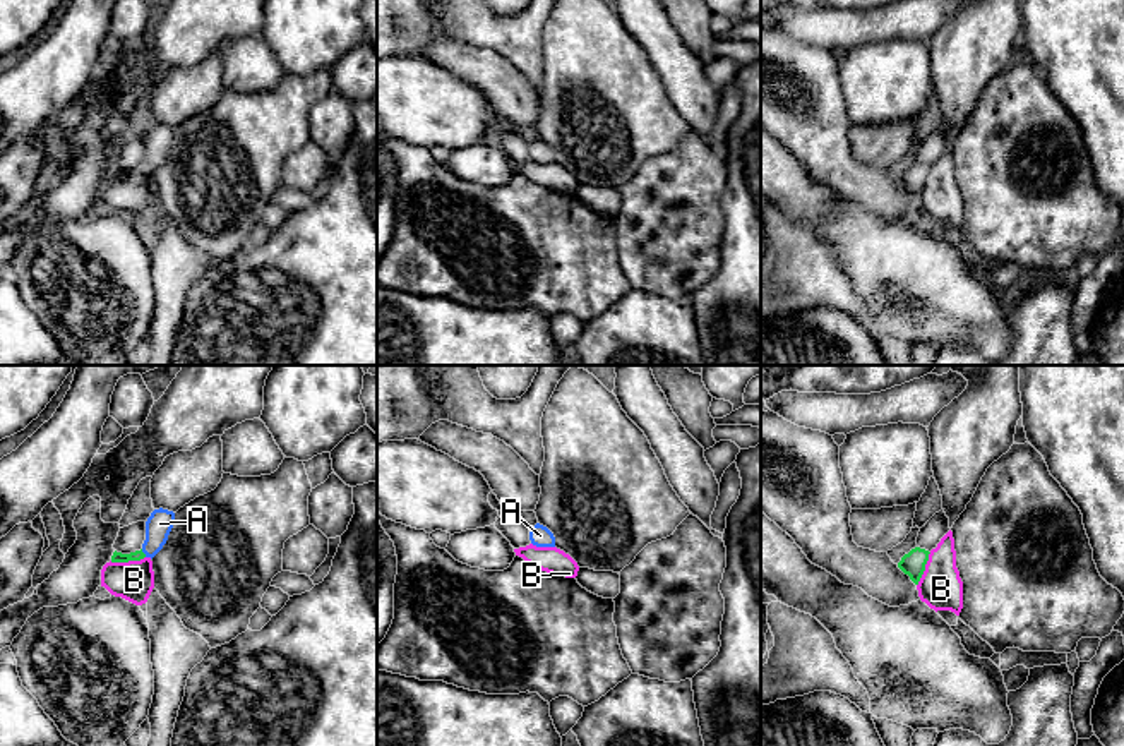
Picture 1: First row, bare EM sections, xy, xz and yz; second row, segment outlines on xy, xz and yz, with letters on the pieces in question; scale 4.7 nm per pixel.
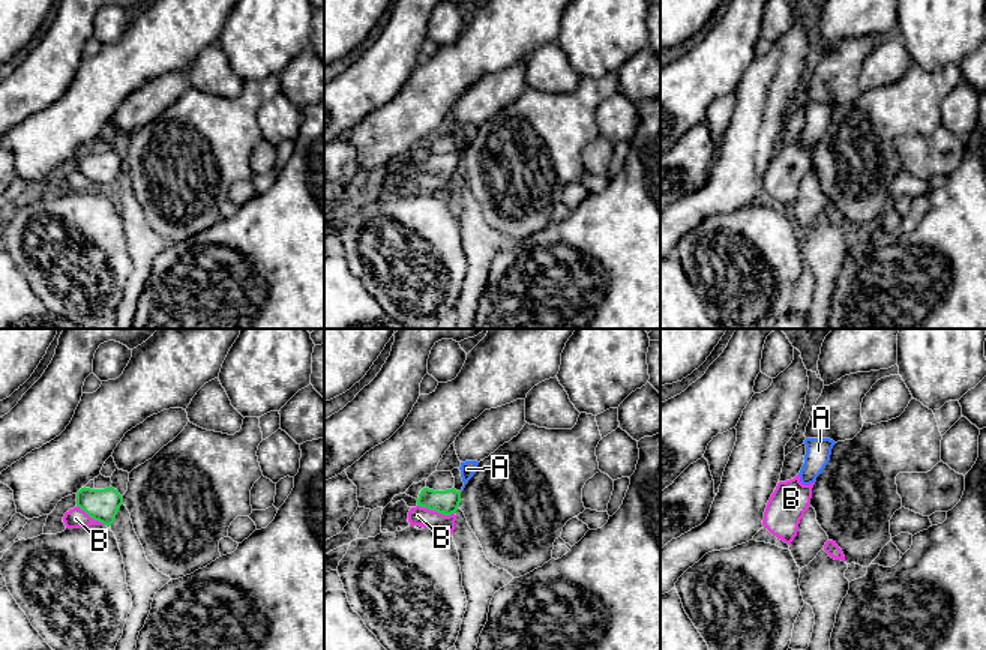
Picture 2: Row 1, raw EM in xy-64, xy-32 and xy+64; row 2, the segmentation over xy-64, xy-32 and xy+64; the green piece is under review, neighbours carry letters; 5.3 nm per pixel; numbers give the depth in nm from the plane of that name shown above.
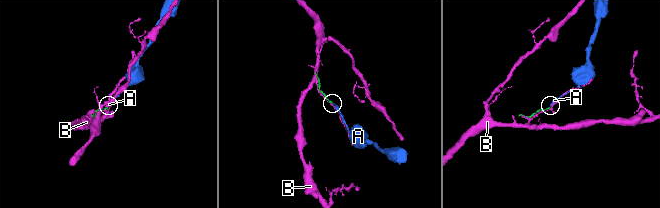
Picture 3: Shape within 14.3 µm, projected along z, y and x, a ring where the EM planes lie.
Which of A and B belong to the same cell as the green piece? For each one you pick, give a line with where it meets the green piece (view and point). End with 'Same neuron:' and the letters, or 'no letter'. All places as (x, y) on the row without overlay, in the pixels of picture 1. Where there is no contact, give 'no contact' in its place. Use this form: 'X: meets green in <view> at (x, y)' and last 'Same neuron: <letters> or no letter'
A: meets green in xy at (143, 168)
Same neuron: A

